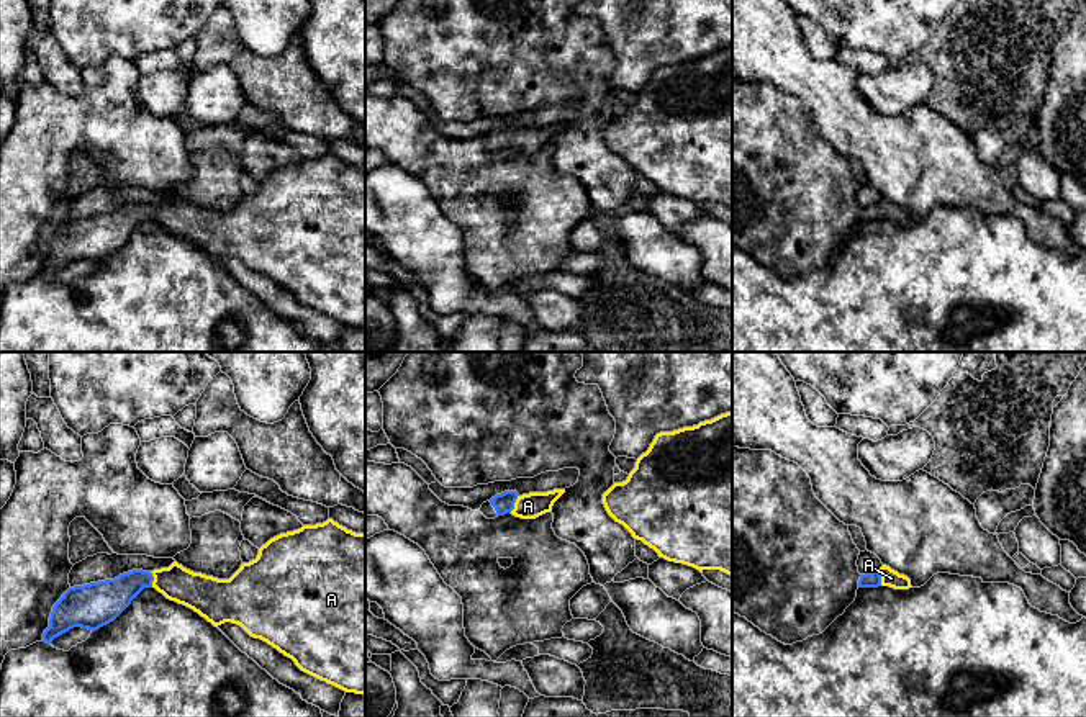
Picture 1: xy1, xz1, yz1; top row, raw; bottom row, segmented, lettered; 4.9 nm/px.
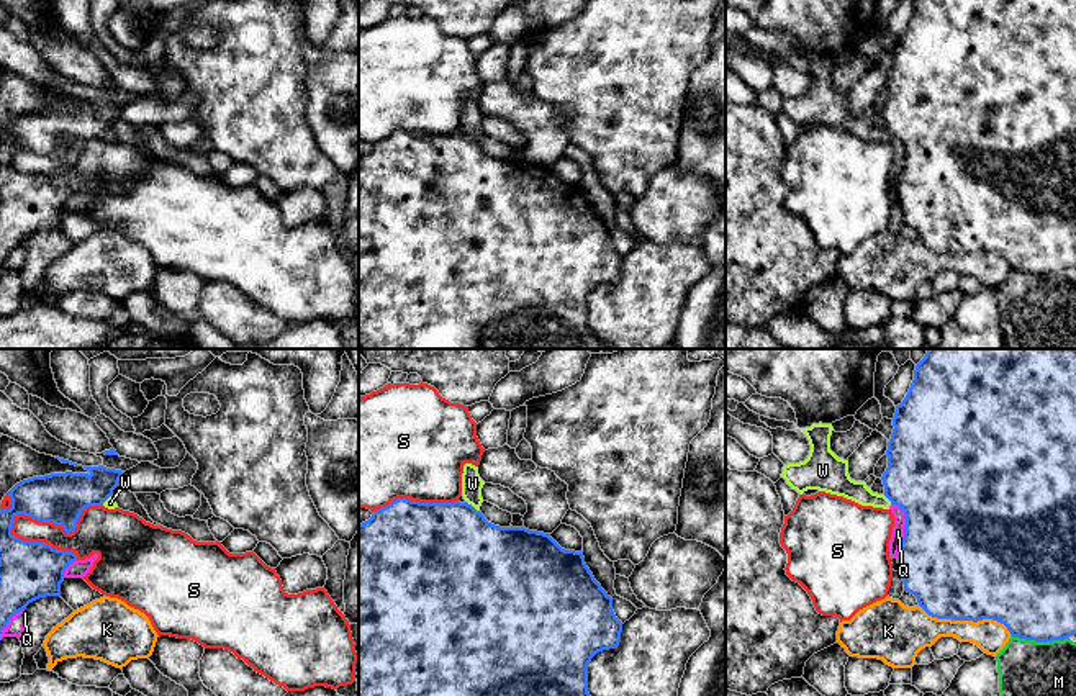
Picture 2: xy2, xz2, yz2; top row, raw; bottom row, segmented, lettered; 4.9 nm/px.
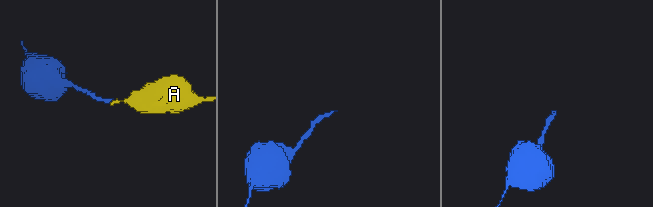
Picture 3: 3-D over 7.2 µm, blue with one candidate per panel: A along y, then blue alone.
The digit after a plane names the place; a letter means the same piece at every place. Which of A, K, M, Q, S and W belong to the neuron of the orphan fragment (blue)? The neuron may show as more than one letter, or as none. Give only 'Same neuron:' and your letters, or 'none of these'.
Same neuron: A

